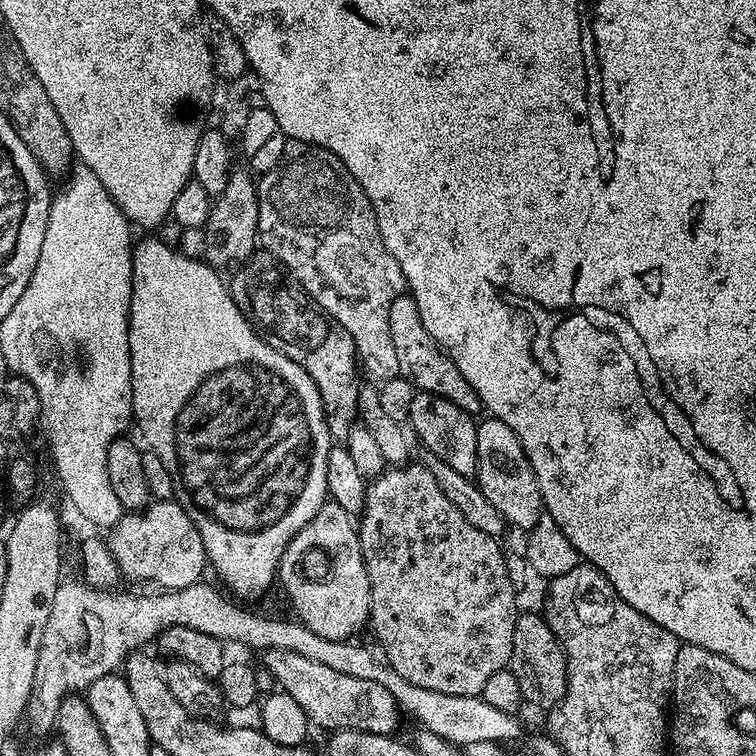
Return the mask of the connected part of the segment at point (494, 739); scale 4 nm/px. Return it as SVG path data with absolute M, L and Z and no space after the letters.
M76 580L56 585L54 606L50 606L50 618L46 618L46 630L42 630L34 686L26 709L26 724L28 720L29 726L36 732L51 733L55 729L56 711L65 696L87 690L98 678L113 675L128 656L148 646L144 644L151 640L153 643L166 630L174 626L186 626L190 630L202 630L202 634L210 634L229 645L245 644L248 648L259 650L286 650L302 654L302 658L310 658L310 662L319 662L329 670L339 670L349 678L378 682L378 686L394 694L397 704L407 715L409 712L417 720L420 728L430 730L438 734L438 738L457 746L480 742L504 746L507 740L516 740L520 736L517 717L490 706L490 702L480 695L438 694L438 690L414 686L414 682L406 682L406 678L402 678L402 674L398 674L398 670L391 668L375 651L372 653L370 649L354 644L356 642L349 639L332 641L322 638L296 618L270 620L266 616L247 612L244 609L247 607L239 606L227 595L224 597L215 592L207 582L176 591L156 590L153 596L135 596L132 592L91 588Z

